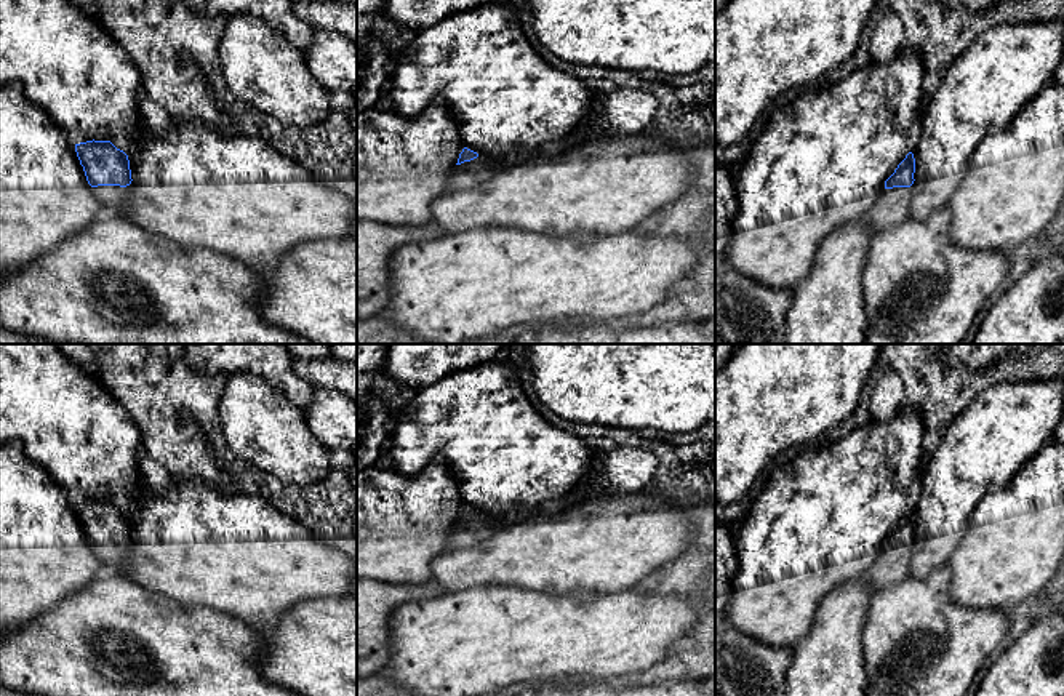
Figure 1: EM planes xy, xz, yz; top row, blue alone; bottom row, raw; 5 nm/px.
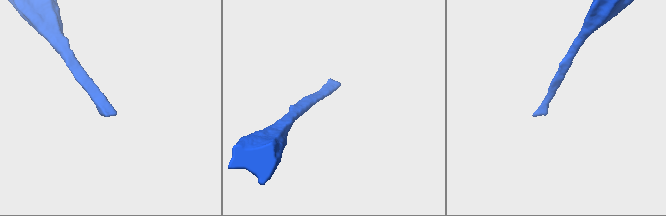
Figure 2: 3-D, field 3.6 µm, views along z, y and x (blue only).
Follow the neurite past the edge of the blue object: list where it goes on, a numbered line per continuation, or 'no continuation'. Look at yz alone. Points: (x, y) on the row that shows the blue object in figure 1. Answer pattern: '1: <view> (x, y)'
1: yz (892, 207)

